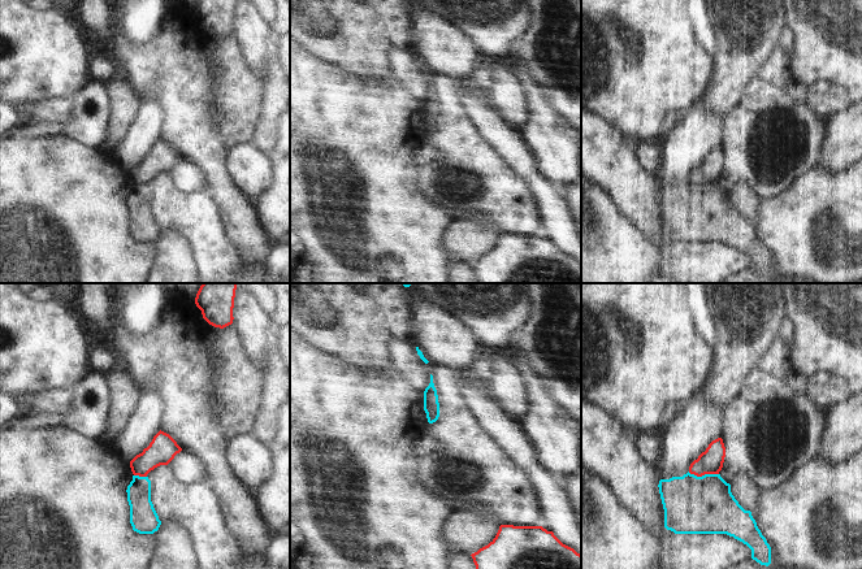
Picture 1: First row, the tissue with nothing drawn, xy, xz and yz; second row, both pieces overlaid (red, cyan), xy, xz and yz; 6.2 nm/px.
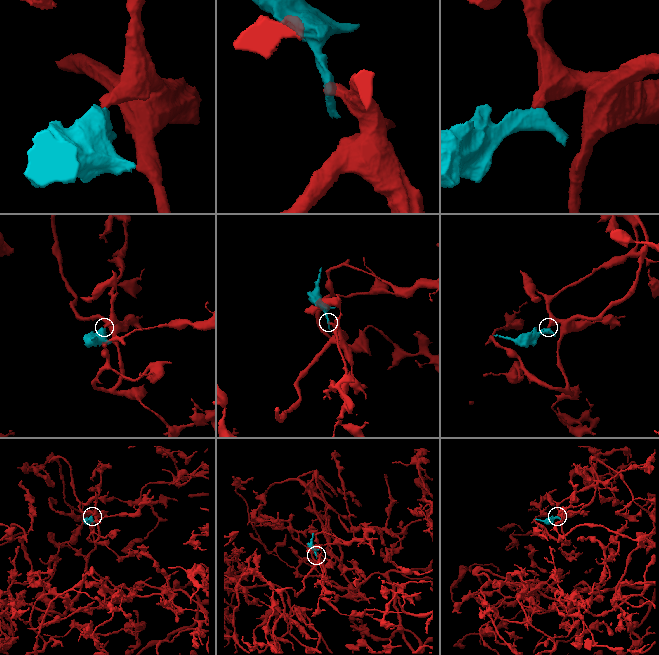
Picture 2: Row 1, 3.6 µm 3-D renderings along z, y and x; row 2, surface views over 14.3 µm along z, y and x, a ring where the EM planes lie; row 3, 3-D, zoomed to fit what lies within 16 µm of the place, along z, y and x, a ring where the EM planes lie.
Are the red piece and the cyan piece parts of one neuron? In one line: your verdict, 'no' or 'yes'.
no

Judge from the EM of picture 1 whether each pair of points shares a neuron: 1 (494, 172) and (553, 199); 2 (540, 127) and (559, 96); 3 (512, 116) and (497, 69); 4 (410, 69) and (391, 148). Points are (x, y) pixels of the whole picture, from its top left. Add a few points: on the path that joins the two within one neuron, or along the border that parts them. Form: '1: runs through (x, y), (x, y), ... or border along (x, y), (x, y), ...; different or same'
1: border along (509, 164), (524, 179), (536, 202), (540, 216); different
2: border along (535, 82), (542, 88), (548, 101), (567, 121); different
3: runs through (511, 104), (505, 94), (503, 81); same
4: border along (391, 75), (423, 103); different

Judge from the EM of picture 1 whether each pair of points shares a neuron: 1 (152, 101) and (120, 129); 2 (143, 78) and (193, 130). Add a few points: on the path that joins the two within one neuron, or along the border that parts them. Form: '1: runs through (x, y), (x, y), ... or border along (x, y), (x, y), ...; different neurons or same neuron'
1: border along (141, 100), (131, 126), (120, 140); different neurons
2: runs through (159, 82), (191, 114); same neuron

